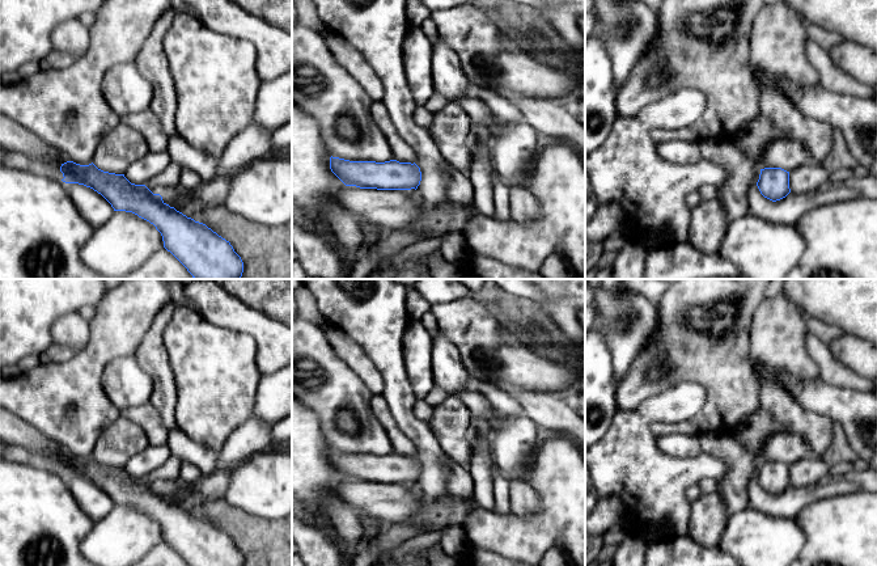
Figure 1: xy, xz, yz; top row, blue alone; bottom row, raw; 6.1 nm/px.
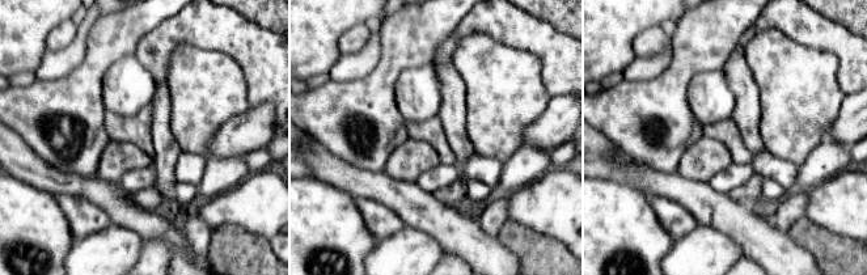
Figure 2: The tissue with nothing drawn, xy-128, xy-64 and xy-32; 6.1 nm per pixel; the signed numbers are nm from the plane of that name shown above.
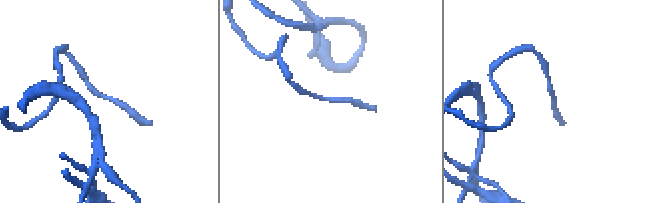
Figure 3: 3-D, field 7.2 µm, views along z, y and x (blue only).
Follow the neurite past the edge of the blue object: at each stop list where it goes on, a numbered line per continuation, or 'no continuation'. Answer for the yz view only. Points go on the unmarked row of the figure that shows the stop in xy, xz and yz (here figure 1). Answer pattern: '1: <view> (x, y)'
1: yz (805, 472)

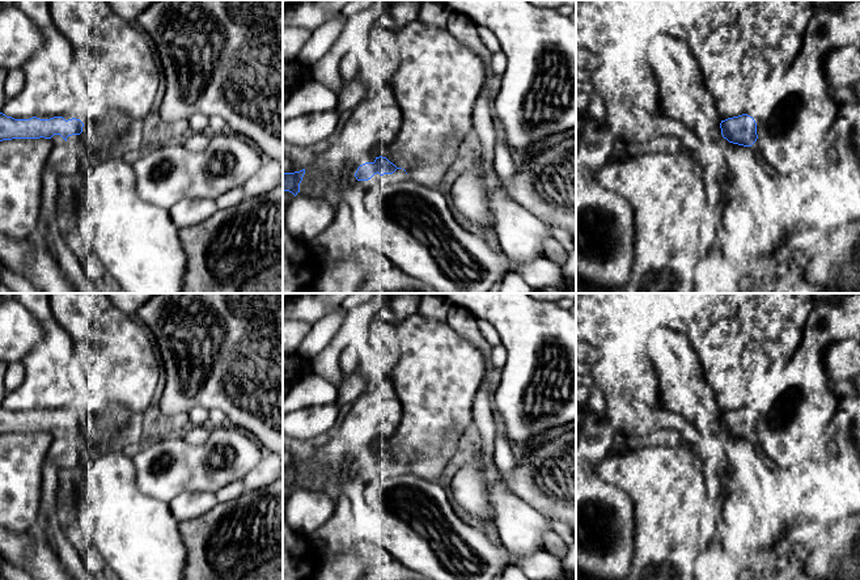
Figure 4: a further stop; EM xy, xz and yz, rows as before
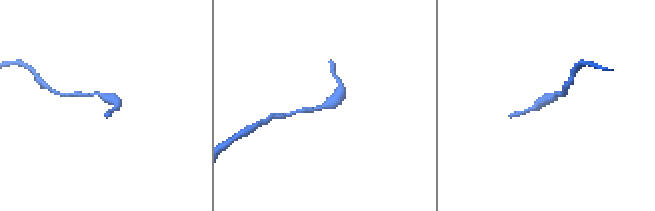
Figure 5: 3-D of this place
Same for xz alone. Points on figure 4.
no continuation

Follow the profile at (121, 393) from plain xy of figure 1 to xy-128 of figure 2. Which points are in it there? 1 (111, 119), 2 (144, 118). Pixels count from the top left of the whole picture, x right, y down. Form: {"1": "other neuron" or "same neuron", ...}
{"1": "other neuron", "2": "other neuron"}

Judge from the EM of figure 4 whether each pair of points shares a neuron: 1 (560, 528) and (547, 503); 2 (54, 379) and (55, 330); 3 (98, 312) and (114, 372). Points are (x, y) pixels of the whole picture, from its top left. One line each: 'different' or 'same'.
1: different
2: same
3: same

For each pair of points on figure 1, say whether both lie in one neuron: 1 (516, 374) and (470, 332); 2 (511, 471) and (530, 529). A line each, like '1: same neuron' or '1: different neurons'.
1: same neuron
2: different neurons

